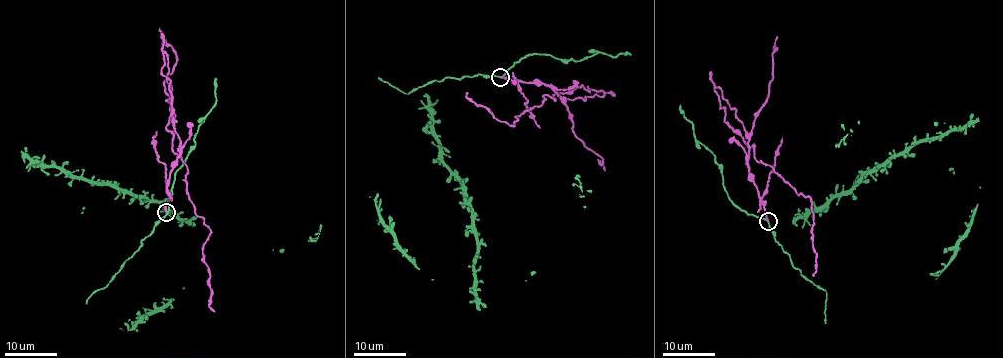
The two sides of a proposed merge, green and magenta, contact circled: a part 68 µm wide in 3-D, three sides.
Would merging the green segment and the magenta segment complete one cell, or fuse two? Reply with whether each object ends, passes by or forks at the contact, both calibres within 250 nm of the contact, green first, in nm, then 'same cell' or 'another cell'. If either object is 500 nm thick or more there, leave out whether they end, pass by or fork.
green passes by; magenta ends there; 200 nm thick on the green side, 170 nm on the other; another cell

